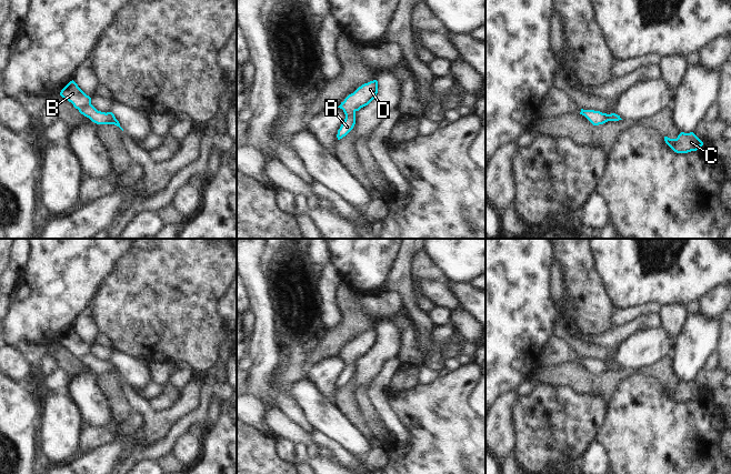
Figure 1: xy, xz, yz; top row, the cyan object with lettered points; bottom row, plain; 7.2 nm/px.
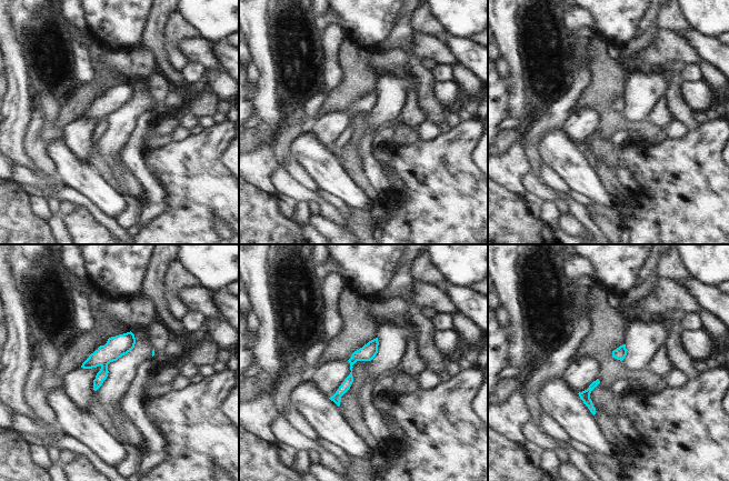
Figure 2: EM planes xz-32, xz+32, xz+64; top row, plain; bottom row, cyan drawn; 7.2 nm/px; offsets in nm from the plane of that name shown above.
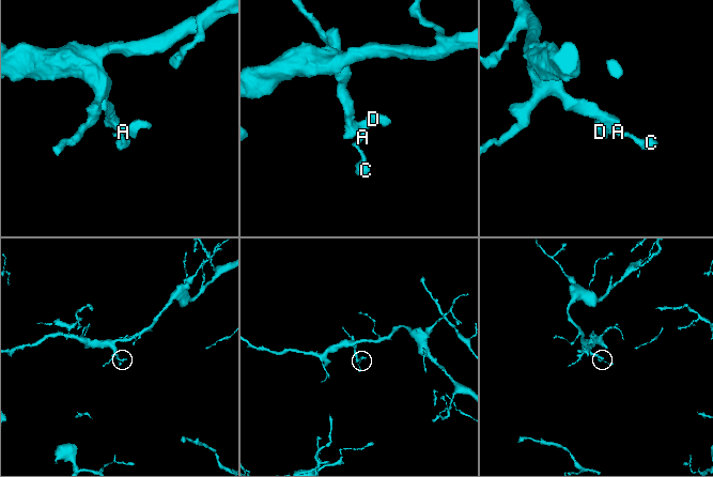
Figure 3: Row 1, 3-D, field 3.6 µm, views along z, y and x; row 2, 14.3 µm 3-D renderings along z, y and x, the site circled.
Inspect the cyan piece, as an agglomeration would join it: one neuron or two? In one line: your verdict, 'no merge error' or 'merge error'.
no merge error

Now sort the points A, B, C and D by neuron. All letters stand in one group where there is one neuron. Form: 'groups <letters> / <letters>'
groups A B C D

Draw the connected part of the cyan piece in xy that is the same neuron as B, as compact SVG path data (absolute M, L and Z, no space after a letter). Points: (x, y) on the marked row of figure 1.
M72 80L70 81L60 92L60 95L71 102L76 109L79 110L81 114L89 118L92 122L97 124L114 124L119 127L122 131L123 129L120 127L119 121L116 119L114 114L112 112L101 112L98 111L92 104L91 104L91 98L87 95L79 87L78 84Z

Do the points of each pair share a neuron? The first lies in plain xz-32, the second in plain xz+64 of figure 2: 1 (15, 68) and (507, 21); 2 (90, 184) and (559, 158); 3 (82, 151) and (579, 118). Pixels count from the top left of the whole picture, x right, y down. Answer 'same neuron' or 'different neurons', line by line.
1: same neuron
2: same neuron
3: same neuron

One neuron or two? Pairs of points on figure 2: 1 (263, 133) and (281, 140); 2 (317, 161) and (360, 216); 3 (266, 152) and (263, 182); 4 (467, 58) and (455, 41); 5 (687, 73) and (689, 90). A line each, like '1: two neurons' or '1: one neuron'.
1: two neurons
2: two neurons
3: one neuron
4: one neuron
5: two neurons

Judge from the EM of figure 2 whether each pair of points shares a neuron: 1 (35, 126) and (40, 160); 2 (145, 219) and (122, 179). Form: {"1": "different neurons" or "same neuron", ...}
{"1": "same neuron", "2": "different neurons"}

